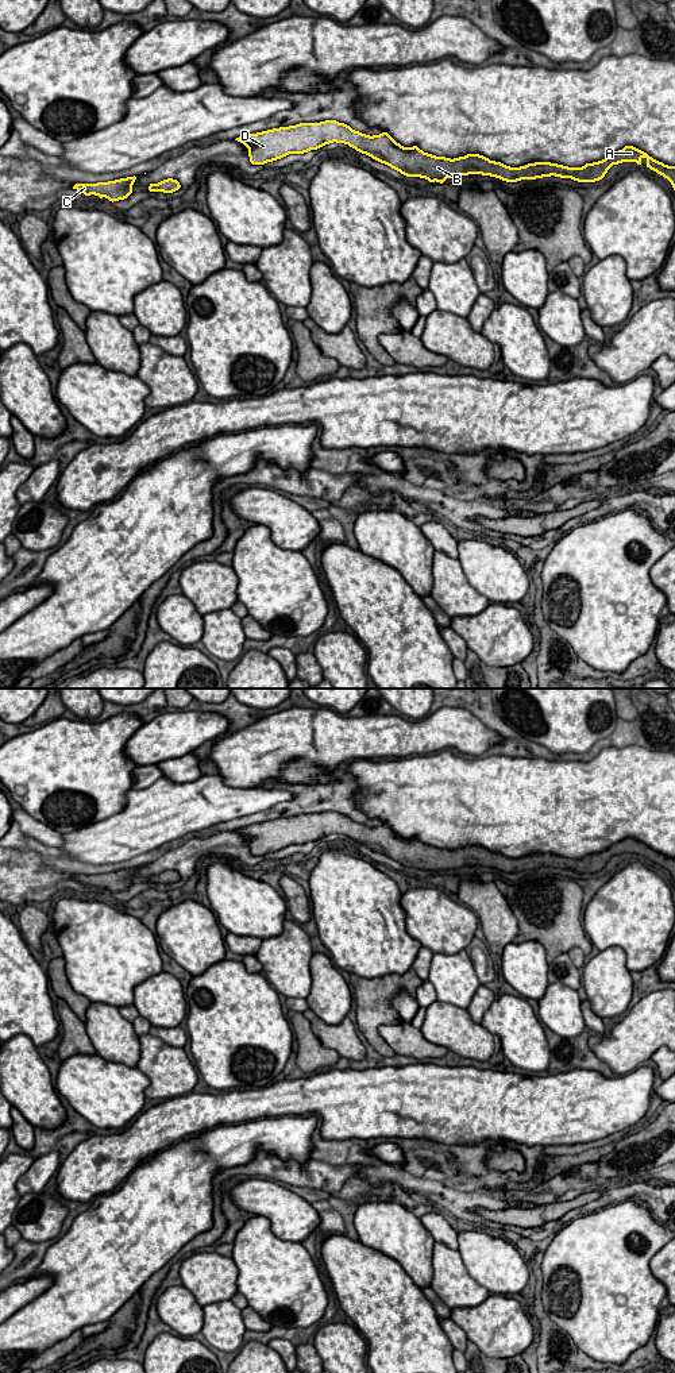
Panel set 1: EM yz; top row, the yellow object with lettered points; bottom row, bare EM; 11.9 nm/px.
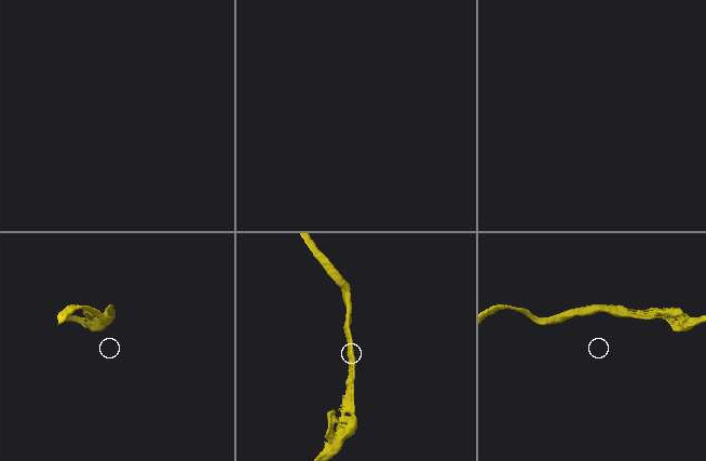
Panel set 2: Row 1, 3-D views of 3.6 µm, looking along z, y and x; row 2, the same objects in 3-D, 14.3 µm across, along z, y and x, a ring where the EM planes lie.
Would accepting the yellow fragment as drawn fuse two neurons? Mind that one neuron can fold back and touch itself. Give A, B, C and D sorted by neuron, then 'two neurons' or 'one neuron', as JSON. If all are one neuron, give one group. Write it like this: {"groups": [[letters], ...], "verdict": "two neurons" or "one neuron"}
{"groups": [["A", "B", "C", "D"]], "verdict": "one neuron"}

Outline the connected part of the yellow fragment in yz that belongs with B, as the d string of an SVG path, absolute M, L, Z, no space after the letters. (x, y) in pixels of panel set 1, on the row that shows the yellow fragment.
M336 120L300 123L248 134L235 140L248 149L252 165L265 165L289 154L304 154L336 142L348 144L406 177L420 177L429 182L436 181L440 184L447 178L459 178L468 174L490 176L506 182L551 176L571 178L578 182L595 182L602 180L613 165L622 162L641 165L641 159L645 158L647 167L667 178L675 190L675 166L664 165L633 146L625 146L605 159L586 163L582 167L568 167L551 162L535 162L520 167L510 167L479 154L467 154L454 159L436 157L424 153L417 146L404 147L387 132L370 136Z

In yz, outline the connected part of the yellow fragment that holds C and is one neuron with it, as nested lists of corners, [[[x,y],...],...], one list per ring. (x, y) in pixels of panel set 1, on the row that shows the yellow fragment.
[[[127,177],[108,182],[97,184],[76,184],[73,189],[80,190],[85,196],[99,196],[100,198],[105,197],[109,201],[119,201],[127,198],[132,193],[132,185],[136,177]]]

